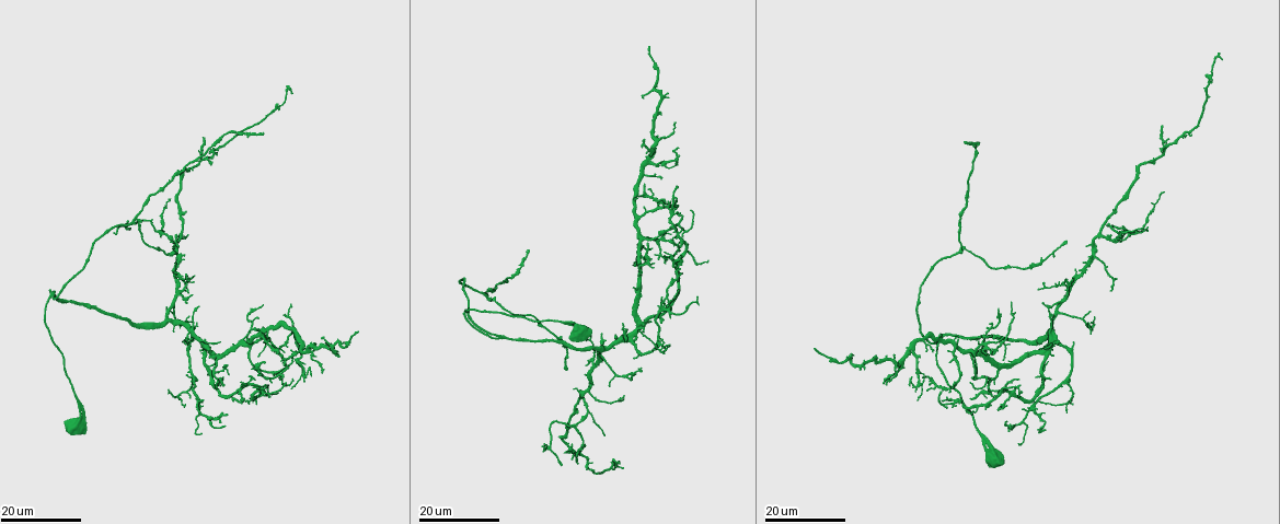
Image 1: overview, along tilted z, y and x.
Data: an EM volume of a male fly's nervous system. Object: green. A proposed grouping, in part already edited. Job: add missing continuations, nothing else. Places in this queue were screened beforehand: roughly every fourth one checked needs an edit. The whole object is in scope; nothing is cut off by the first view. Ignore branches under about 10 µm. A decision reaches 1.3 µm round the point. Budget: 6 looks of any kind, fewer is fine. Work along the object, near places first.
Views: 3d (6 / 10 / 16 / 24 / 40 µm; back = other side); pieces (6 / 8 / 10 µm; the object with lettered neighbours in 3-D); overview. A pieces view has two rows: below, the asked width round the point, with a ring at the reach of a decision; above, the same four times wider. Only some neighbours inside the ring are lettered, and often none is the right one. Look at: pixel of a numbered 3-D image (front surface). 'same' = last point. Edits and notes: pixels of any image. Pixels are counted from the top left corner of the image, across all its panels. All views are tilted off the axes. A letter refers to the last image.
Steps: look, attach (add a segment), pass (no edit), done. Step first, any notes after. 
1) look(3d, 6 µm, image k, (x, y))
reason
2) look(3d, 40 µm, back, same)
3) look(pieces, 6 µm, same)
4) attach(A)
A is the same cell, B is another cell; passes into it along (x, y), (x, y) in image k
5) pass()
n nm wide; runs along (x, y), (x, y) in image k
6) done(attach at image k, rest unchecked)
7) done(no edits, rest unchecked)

look(3d, 16 µm, image 1, (641, 97))
branch stops here

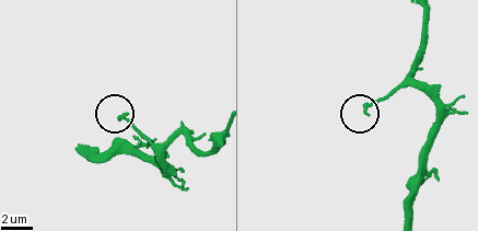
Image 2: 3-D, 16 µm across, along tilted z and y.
look(pieces, 8 µm, image 2, (362, 112))

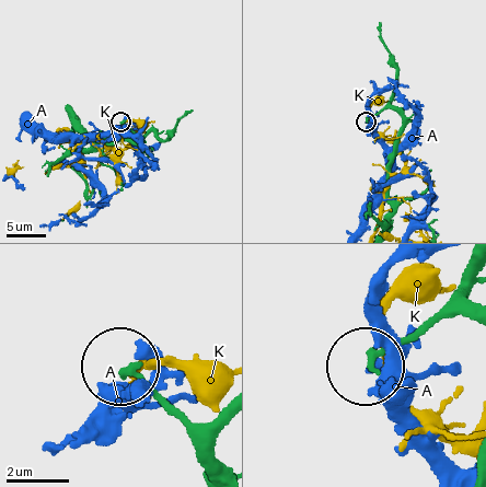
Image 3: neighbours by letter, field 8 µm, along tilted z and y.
pass()
A and K are other cells; runs along (467, 314), (437, 317), (369, 367) in image 3; none of them fits

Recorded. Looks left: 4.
look(3d, 16 µm, image 1, (218, 388))
tapers out

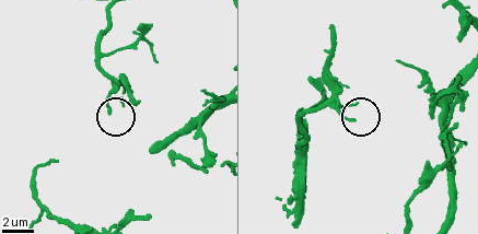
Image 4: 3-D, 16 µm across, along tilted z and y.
look(pieces, 10 µm, image 4, (353, 120))
what lies round it

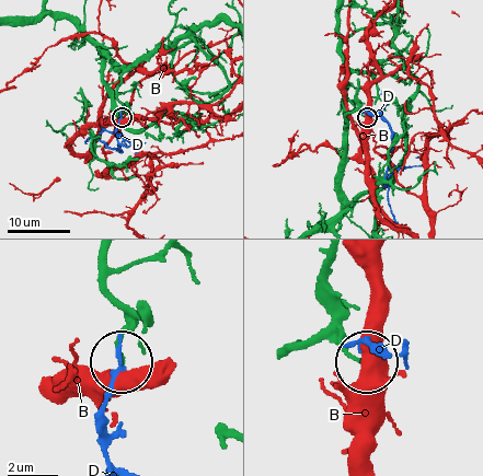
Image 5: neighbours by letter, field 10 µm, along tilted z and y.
pass()
B and D are other cells; none of them fits

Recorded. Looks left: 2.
look(3d, 24 µm, image 1, (1049, 343))
thin end

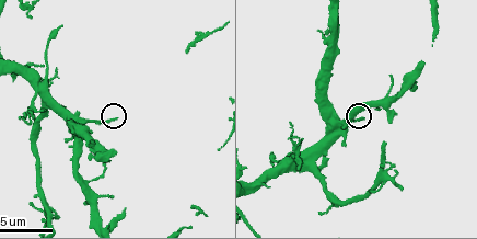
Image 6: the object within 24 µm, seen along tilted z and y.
look(pieces, 10 µm, image 6, (118, 119))

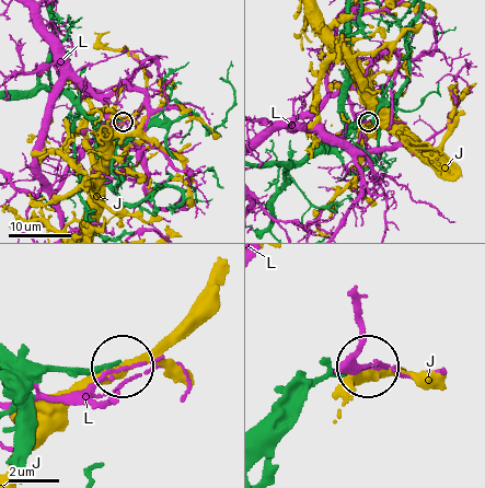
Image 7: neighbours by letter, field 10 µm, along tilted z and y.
pass()
150 nm wide; J and L are other cells; no lettered segment goes on from it

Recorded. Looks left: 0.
done(no edits, rest unchecked)

